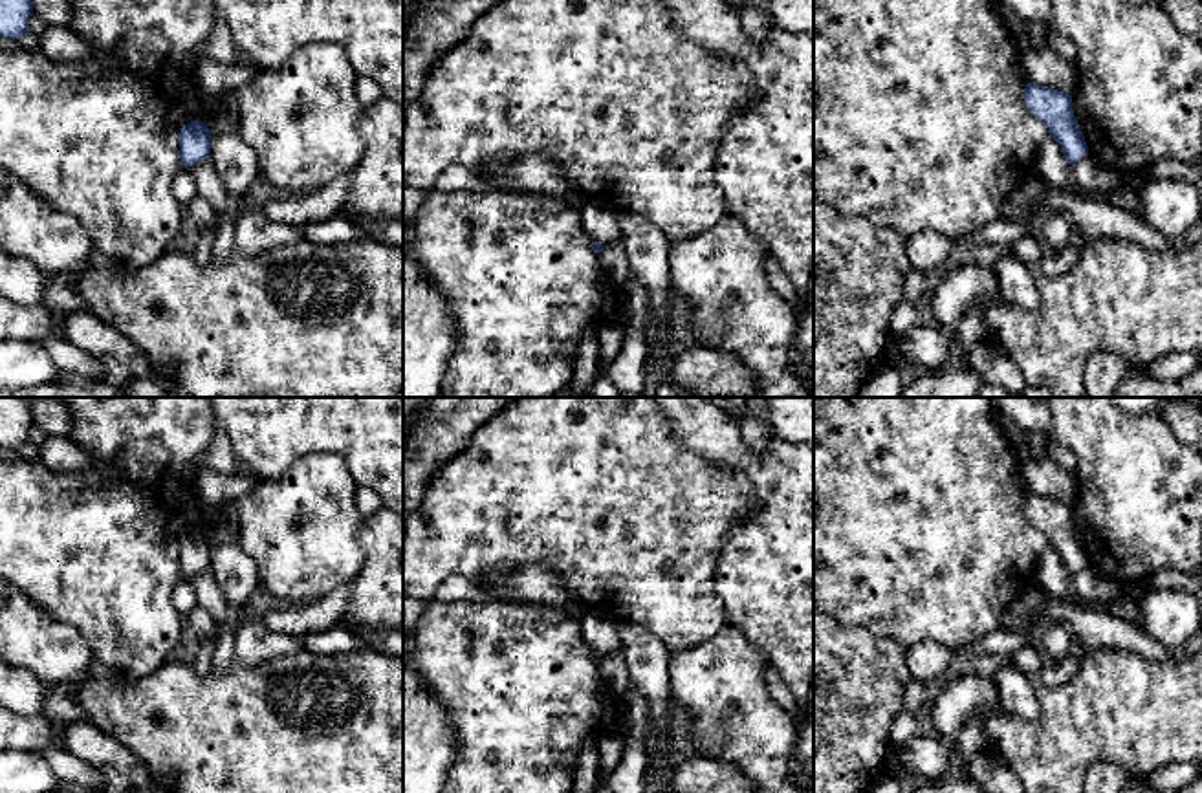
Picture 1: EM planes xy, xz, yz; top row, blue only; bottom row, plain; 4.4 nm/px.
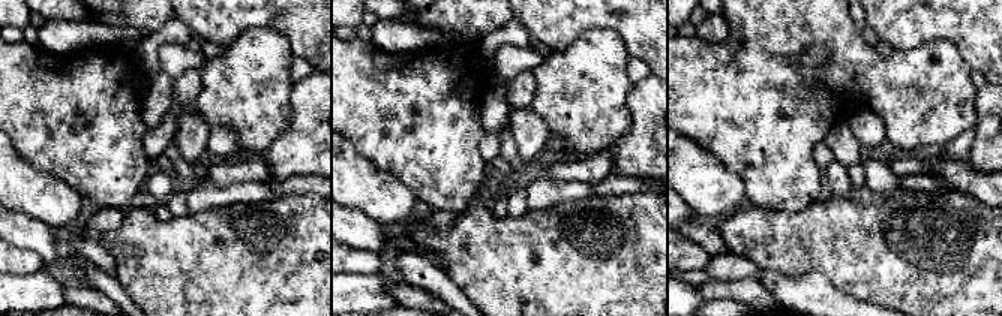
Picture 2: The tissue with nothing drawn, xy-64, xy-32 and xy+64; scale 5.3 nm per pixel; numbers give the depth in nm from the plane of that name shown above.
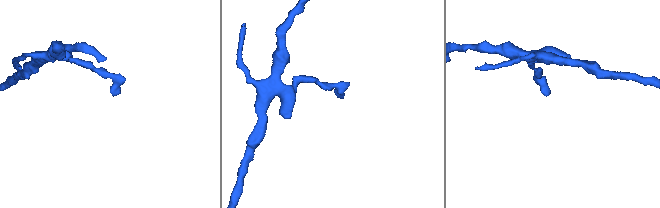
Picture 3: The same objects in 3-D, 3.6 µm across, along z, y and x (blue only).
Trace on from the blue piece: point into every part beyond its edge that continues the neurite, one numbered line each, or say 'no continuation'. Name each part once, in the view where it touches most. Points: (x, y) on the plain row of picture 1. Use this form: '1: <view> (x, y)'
no continuation

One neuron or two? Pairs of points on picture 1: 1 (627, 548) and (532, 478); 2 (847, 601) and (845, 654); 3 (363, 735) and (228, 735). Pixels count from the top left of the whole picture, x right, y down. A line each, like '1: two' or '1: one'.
1: one
2: two
3: one

